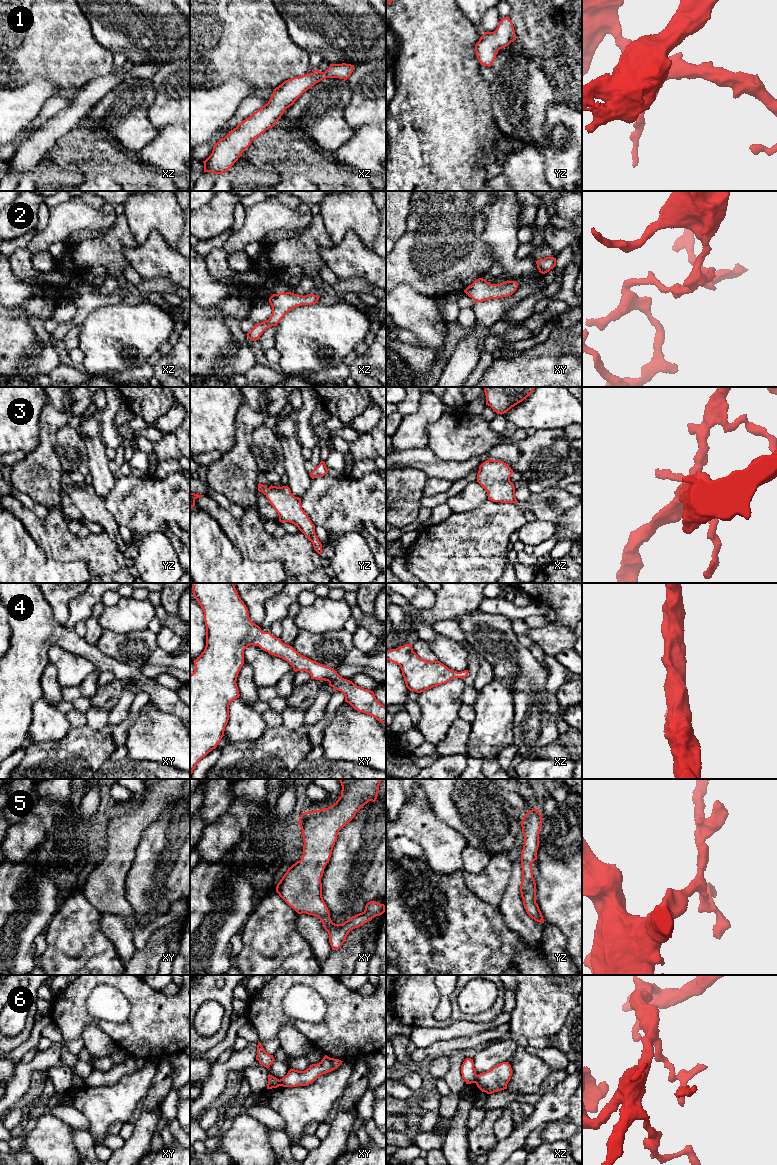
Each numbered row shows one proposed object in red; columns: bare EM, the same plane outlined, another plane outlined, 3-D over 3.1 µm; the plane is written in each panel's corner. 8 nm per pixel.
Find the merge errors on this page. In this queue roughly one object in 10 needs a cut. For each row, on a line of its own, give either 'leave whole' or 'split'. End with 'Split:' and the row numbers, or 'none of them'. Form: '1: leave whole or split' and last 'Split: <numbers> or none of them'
1: leave whole
2: leave whole
3: leave whole
4: leave whole
5: leave whole
6: split
Split: 6

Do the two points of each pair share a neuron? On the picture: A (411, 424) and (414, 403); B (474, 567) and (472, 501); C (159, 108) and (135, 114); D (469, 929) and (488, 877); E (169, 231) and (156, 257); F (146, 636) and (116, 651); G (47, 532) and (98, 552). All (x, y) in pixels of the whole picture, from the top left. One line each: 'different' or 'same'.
A: different
B: different
C: different
D: different
E: different
F: same
G: same

